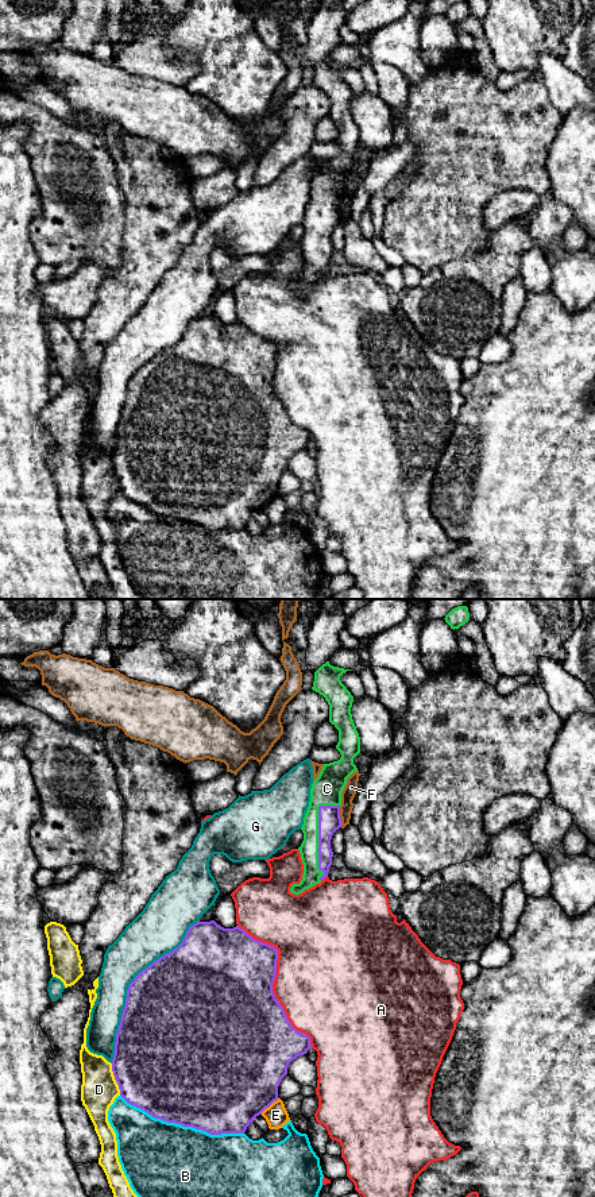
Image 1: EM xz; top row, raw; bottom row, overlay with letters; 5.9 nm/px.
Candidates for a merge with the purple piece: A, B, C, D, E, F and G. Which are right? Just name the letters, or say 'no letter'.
C

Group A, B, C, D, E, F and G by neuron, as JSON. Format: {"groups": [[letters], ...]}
{"groups": [["A"], ["B"], ["C"], ["D"], ["E"], ["F"], ["G"]]}

